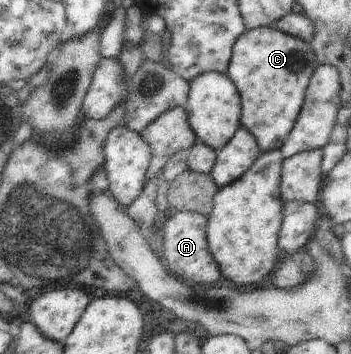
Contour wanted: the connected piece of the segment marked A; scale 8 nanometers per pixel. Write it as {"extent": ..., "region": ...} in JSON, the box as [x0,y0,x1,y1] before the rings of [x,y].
{"extent":[164,212,222,283],"region":[[[177,212],[164,224],[164,259],[176,278],[194,283],[214,283],[222,273],[208,248],[206,229],[208,218],[197,212]]]}

